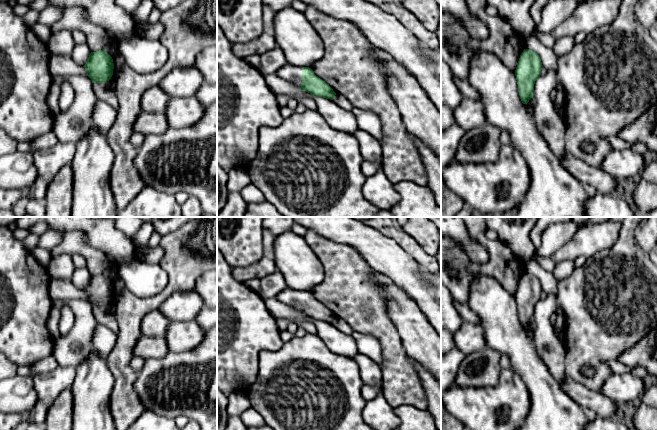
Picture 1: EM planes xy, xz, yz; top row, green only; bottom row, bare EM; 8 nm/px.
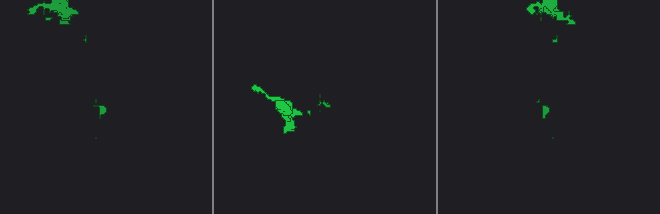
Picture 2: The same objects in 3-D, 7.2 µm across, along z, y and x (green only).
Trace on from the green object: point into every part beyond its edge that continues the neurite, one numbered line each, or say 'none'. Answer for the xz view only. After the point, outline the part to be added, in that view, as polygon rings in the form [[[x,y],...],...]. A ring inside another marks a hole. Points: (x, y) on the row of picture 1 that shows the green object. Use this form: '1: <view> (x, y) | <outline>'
1: xz (293, 74) | [[[286,63],[283,67],[281,67],[276,75],[286,80],[292,84],[295,84],[299,88],[302,85],[302,66],[294,66],[290,63]]]

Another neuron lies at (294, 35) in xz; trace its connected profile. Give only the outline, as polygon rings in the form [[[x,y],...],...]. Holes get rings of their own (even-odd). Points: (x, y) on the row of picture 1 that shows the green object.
[[[293,7],[275,12],[273,22],[275,41],[287,60],[294,66],[311,68],[324,55],[320,36],[305,17]]]

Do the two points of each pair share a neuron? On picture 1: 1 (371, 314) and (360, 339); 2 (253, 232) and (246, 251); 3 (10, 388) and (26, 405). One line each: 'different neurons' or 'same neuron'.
1: different neurons
2: same neuron
3: same neuron

